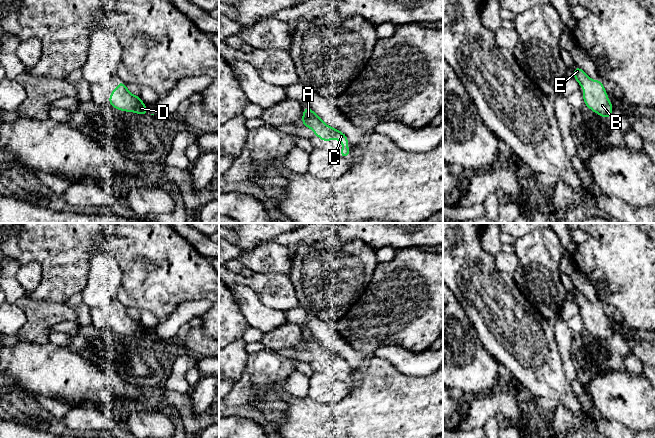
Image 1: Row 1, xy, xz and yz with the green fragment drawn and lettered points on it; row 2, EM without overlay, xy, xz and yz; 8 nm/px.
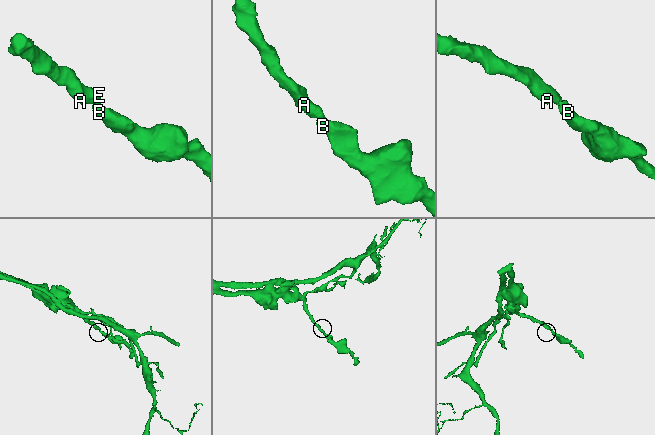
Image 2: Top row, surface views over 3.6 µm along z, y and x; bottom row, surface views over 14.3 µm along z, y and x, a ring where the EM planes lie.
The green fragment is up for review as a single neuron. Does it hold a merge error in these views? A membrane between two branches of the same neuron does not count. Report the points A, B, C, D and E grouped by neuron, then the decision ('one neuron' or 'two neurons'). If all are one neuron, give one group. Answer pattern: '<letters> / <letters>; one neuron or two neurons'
A B C D E; one neuron

